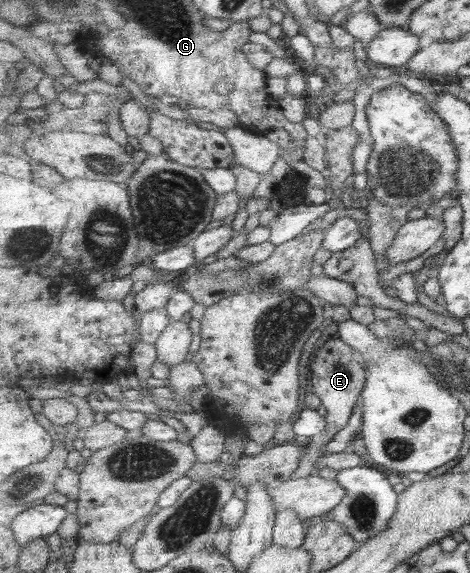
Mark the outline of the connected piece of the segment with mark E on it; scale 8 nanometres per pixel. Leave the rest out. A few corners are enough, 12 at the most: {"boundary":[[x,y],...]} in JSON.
{"boundary":[[328,340],[309,362],[327,427],[290,480],[318,475],[323,448],[348,426],[366,372],[352,346]]}

